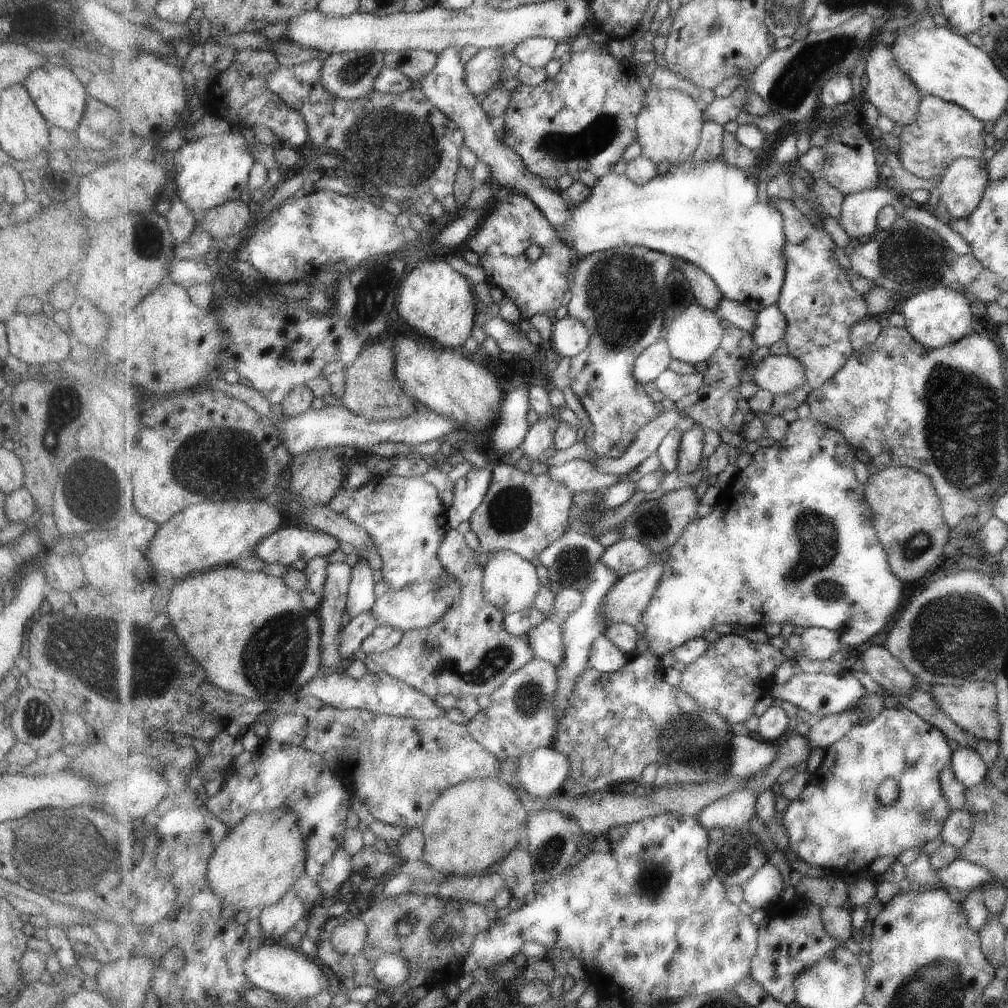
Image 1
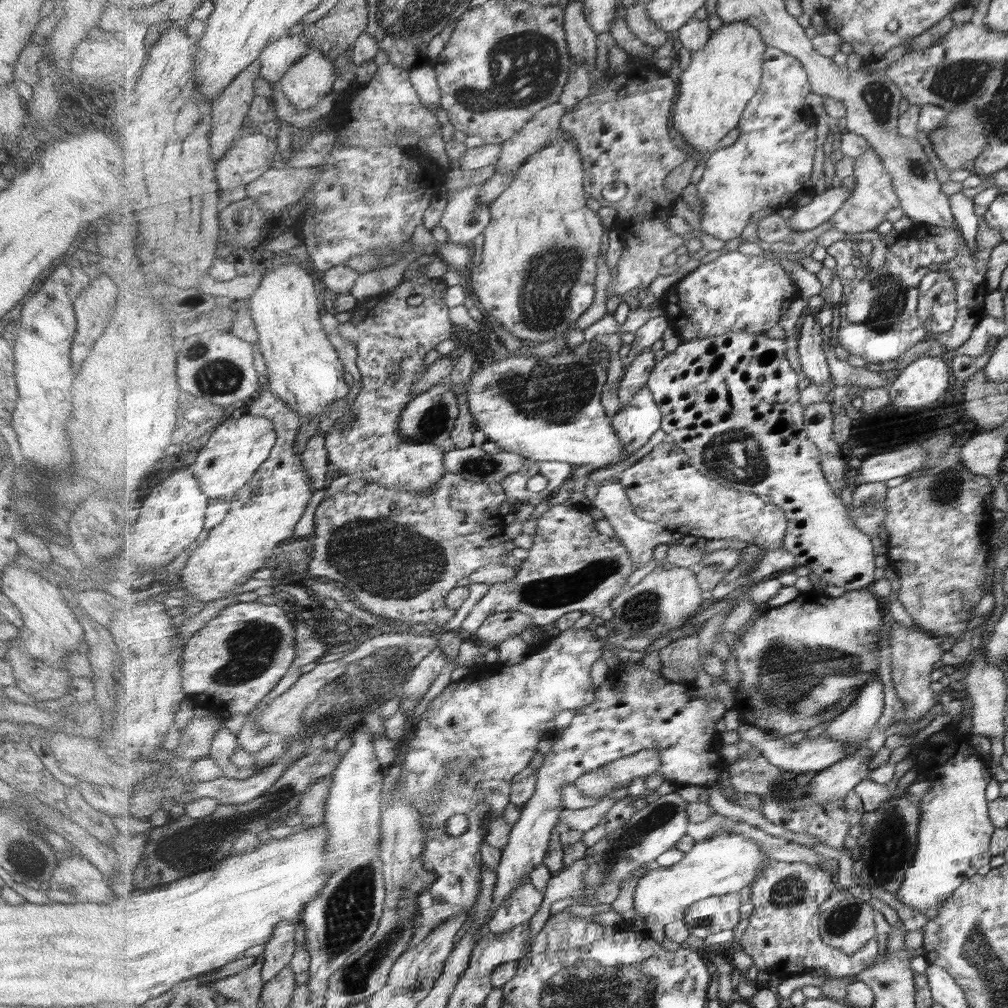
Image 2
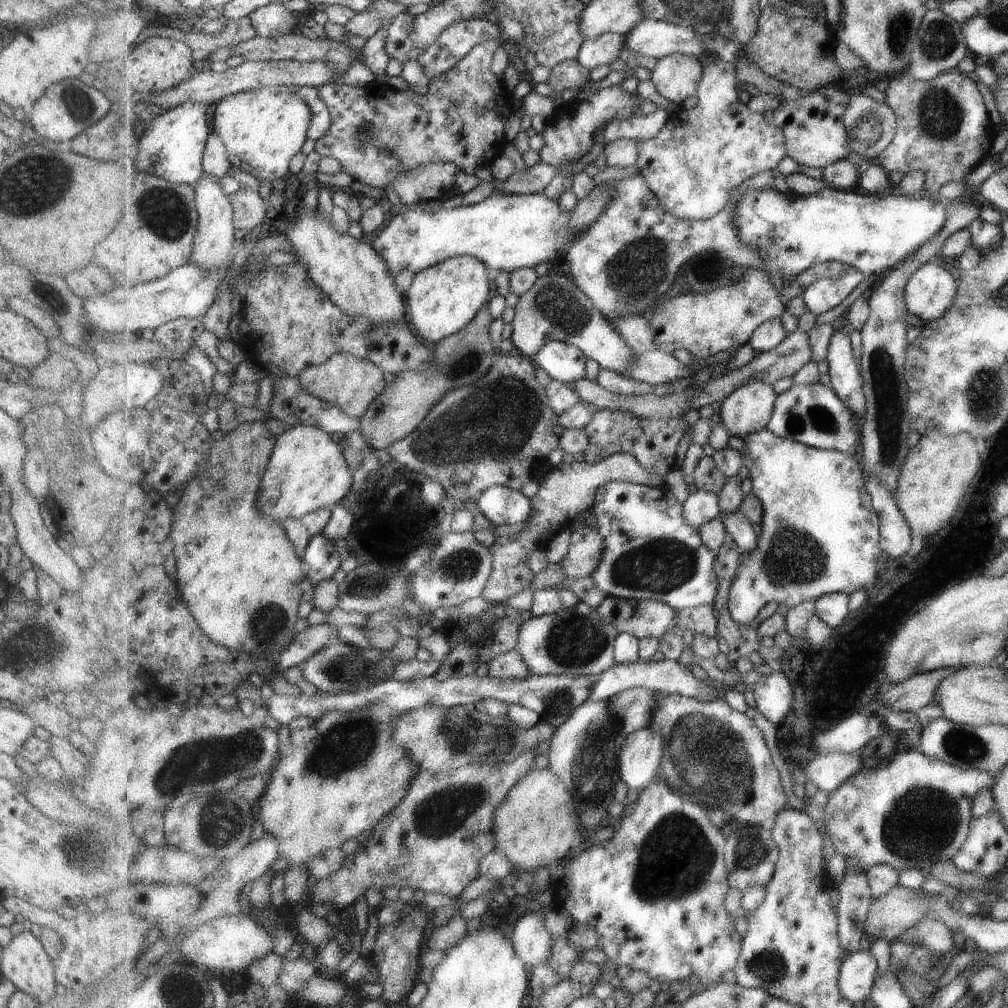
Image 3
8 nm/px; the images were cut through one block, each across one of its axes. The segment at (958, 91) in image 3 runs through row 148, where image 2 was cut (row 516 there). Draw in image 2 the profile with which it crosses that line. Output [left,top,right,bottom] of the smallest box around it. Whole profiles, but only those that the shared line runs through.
[884,452,994,642]

